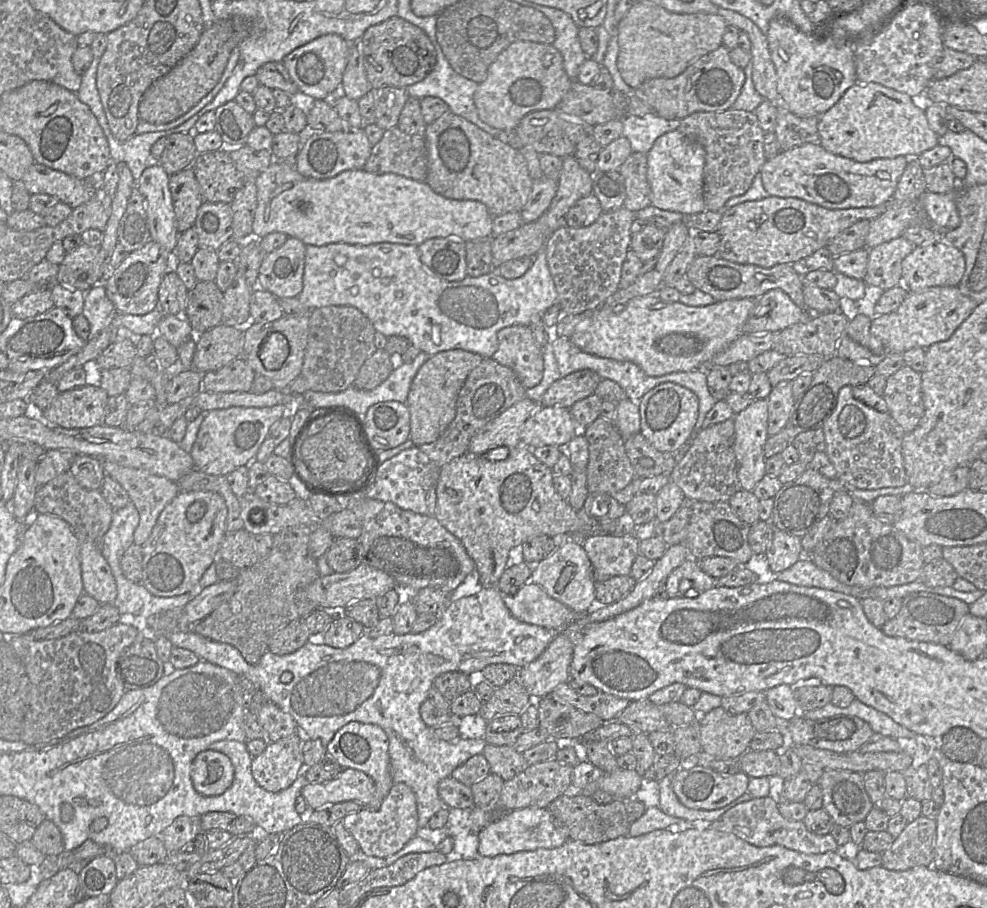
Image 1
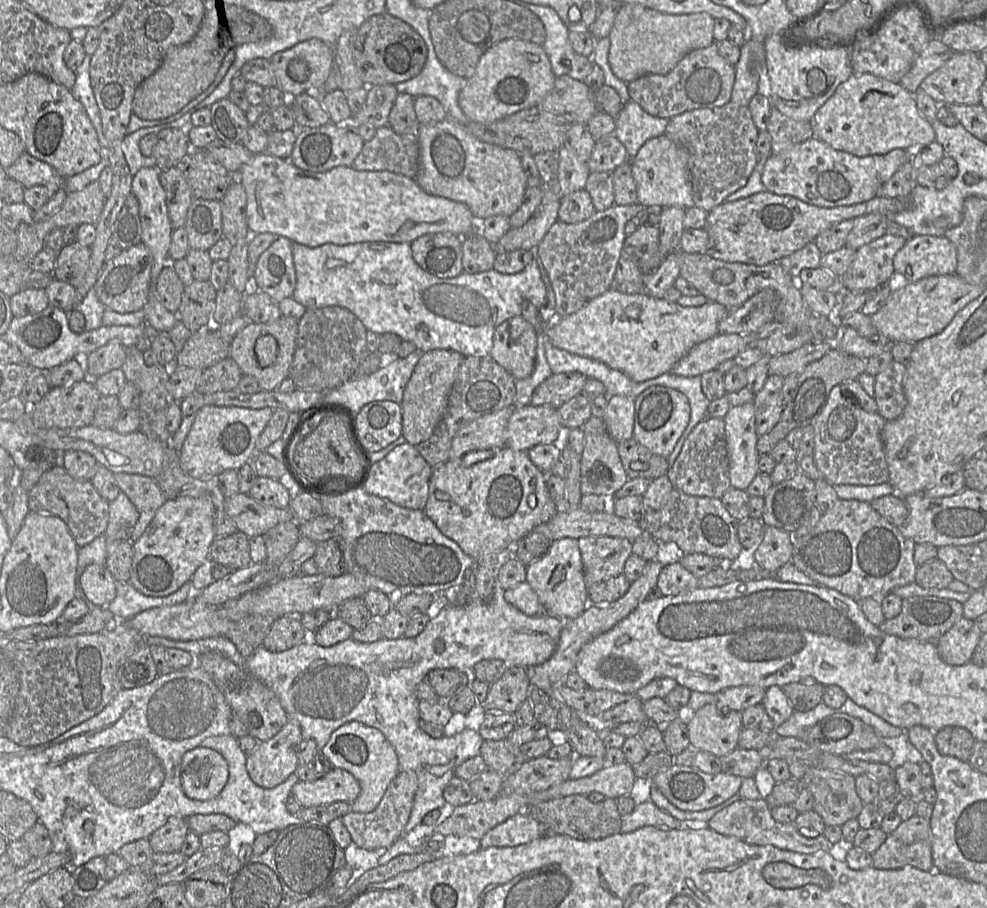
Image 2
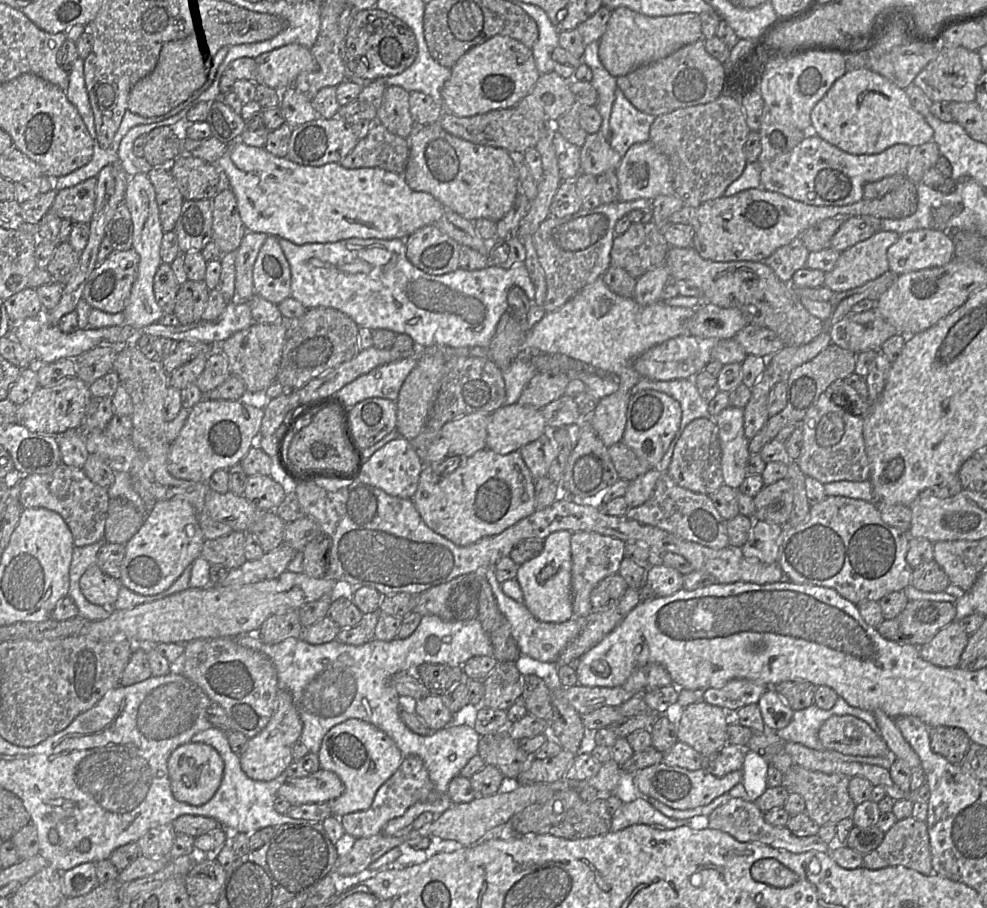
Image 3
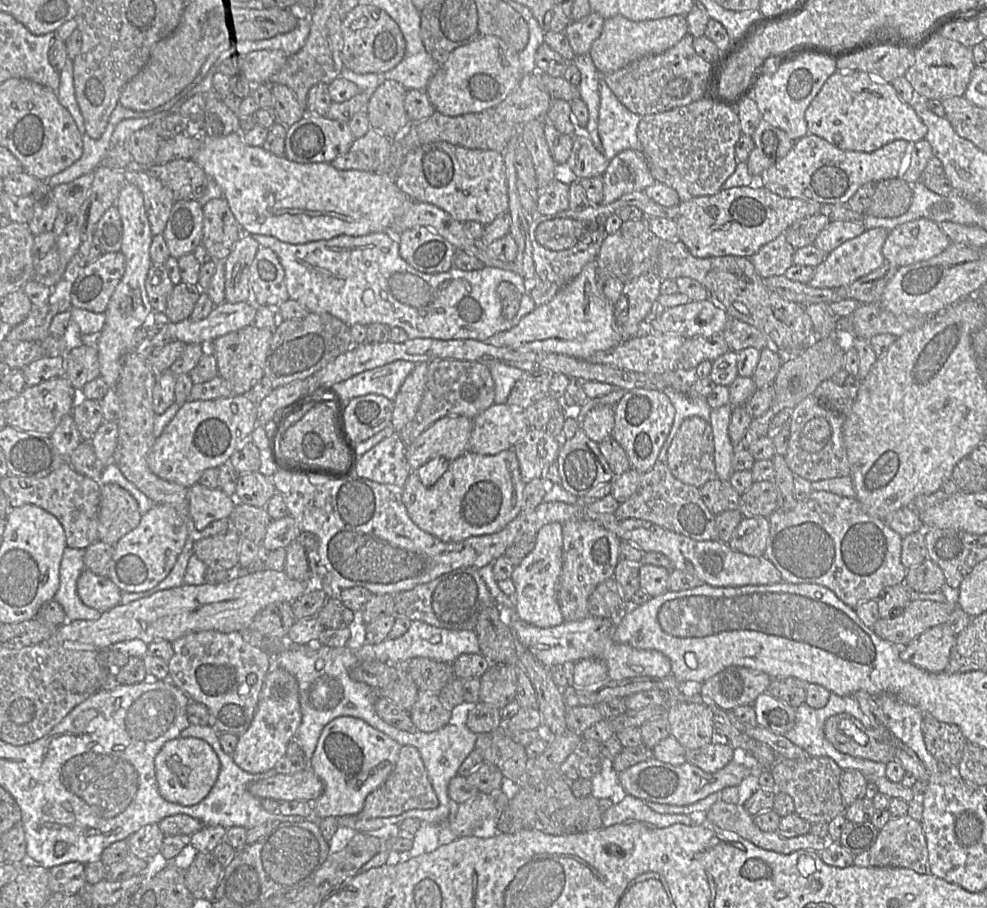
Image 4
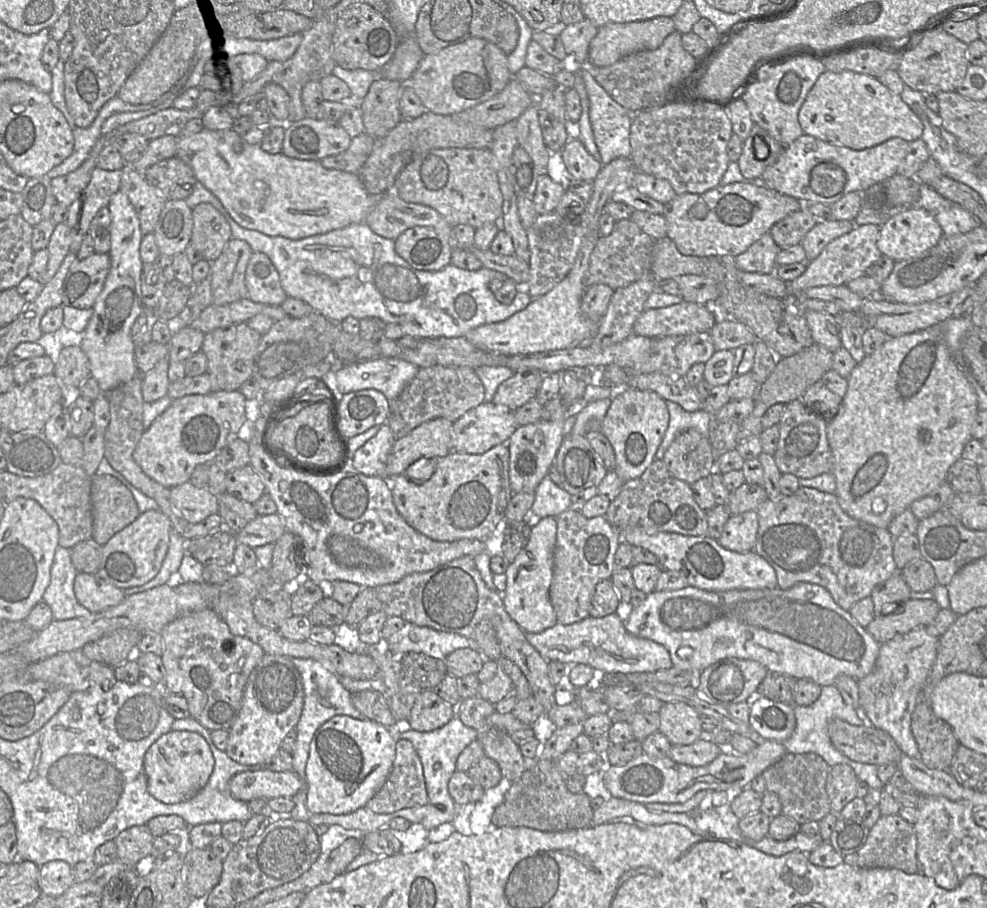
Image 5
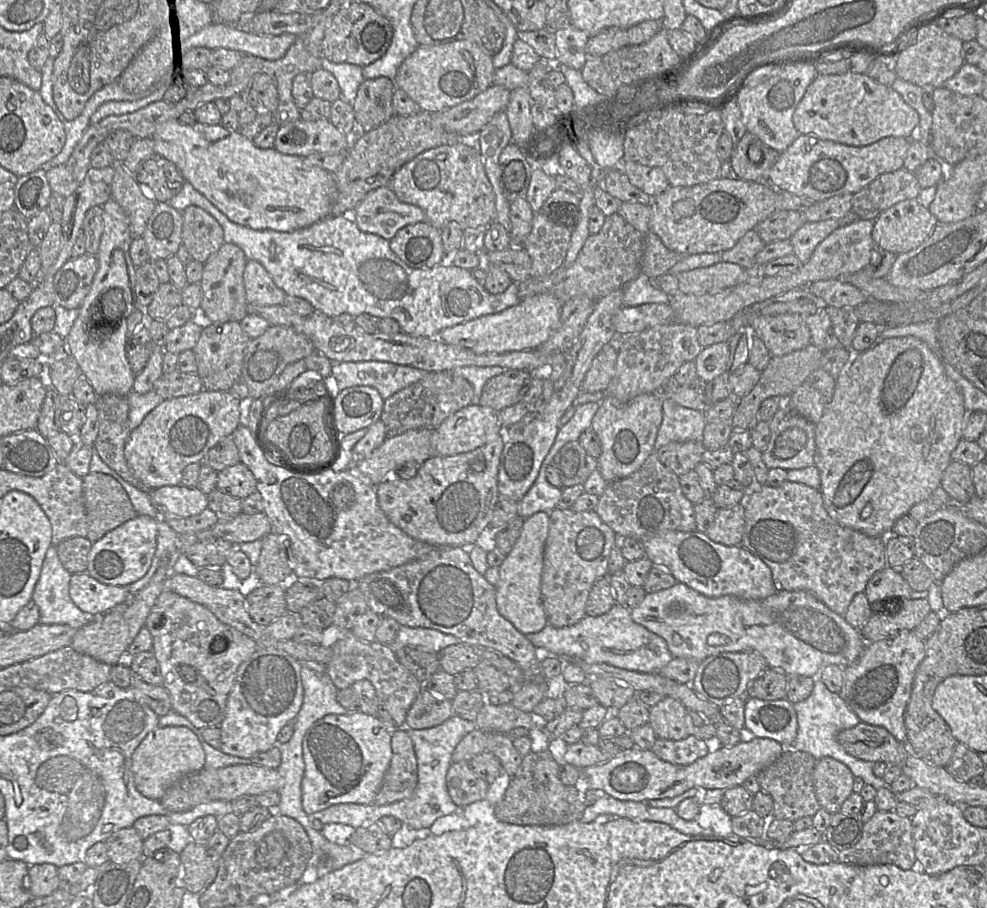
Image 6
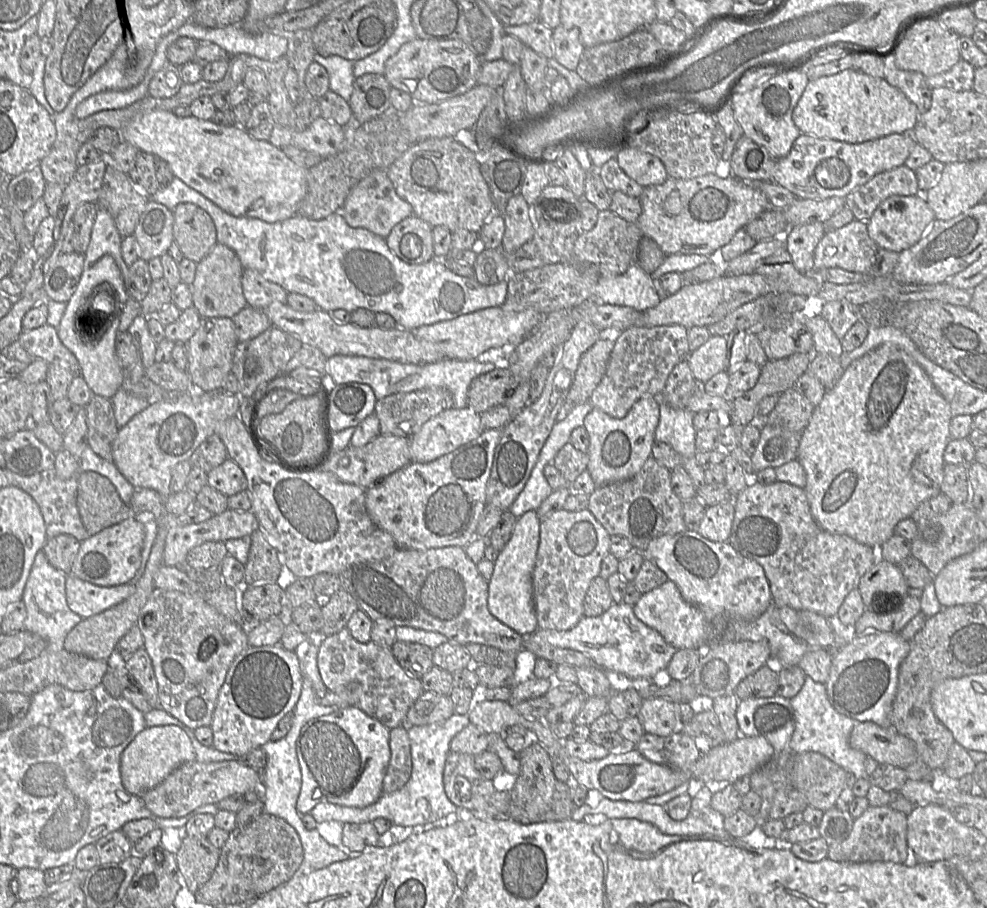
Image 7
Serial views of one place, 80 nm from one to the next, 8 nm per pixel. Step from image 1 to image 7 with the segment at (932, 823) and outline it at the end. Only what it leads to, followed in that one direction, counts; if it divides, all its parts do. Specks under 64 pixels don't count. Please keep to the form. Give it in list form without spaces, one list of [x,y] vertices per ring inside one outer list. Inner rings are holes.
[[[869,806],[854,820],[849,836],[839,844],[831,844],[827,858],[839,862],[894,862],[904,864],[908,858],[907,815],[889,806]]]

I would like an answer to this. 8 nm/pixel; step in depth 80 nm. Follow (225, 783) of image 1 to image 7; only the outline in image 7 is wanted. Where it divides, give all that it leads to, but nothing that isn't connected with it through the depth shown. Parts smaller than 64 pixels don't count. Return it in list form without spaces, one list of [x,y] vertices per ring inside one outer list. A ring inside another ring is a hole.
[[[174,725],[146,727],[124,749],[120,759],[120,773],[124,788],[143,796],[161,783],[178,766],[196,760],[191,739]]]

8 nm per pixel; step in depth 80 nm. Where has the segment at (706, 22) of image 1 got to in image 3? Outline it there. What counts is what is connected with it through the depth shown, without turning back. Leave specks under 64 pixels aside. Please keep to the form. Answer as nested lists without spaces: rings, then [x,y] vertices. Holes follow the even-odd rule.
[[[619,7],[612,11],[605,32],[598,41],[598,55],[605,69],[618,77],[640,65],[664,58],[699,39],[704,39],[699,14],[647,16],[627,7]]]

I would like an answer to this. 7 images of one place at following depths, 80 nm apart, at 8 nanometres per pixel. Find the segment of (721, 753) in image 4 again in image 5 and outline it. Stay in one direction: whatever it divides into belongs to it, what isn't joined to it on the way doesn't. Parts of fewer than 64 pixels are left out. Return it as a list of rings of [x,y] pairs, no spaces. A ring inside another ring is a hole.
[[[698,739],[690,745],[672,745],[668,758],[689,766],[704,766],[711,763],[722,753],[722,749],[716,743]]]

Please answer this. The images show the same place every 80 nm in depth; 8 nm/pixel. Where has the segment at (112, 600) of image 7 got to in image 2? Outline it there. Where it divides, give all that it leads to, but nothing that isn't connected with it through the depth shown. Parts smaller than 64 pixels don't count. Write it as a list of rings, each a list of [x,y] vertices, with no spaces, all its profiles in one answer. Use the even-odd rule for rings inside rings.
[[[90,564],[80,576],[81,589],[96,607],[106,607],[115,598],[115,582],[105,564]]]

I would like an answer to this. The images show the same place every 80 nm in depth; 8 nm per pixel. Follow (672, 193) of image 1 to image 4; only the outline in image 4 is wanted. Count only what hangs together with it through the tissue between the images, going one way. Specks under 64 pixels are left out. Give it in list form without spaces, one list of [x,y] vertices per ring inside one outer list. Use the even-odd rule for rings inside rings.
[[[626,149],[609,160],[603,172],[603,198],[608,204],[626,193],[644,191],[655,179],[641,151]]]

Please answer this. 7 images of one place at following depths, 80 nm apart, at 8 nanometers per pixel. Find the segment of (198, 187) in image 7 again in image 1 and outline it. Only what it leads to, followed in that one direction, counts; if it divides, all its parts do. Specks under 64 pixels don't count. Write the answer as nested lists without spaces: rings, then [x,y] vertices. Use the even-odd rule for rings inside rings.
[[[275,160],[254,182],[257,207],[252,233],[255,238],[282,232],[314,246],[383,242],[418,246],[431,238],[455,237],[468,241],[492,237],[493,216],[482,202],[445,198],[425,182],[393,173],[373,174],[353,169],[318,180],[301,175],[287,161]]]

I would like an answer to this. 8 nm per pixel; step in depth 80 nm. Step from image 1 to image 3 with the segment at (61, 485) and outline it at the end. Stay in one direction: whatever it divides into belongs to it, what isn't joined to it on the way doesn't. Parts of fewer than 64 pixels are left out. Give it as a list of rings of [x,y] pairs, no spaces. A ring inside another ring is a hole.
[[[60,464],[50,473],[24,475],[19,480],[21,506],[44,508],[59,514],[69,528],[76,547],[103,539],[109,500],[107,488],[93,483],[82,469],[74,466]]]

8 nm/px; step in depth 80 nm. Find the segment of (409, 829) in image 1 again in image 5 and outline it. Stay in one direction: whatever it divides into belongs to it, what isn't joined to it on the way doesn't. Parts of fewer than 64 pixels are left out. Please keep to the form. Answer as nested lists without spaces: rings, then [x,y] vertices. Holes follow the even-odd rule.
[[[398,739],[390,775],[365,807],[377,814],[390,814],[427,803],[428,793],[420,757],[409,740]]]

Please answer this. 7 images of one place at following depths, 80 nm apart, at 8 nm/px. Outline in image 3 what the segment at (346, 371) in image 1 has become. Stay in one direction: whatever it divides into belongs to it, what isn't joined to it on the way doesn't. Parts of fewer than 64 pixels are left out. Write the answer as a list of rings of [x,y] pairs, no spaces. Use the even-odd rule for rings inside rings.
[[[309,308],[299,318],[286,321],[286,341],[276,381],[287,391],[300,389],[324,371],[351,360],[361,350],[359,326],[339,310]]]

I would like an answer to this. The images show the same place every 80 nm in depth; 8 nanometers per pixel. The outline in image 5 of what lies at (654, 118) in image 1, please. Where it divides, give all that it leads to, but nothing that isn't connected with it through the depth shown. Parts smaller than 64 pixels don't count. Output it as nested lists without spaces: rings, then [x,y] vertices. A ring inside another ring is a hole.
[[[578,68],[585,84],[585,89],[589,99],[589,121],[592,128],[594,140],[601,156],[601,164],[605,165],[620,157],[629,157],[631,154],[630,126],[634,114],[622,105],[617,103],[594,79],[591,68]]]

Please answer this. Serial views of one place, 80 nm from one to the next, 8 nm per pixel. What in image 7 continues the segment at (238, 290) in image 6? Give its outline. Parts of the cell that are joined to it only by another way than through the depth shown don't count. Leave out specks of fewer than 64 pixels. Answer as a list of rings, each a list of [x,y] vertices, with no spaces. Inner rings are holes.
[[[218,243],[197,264],[190,289],[193,307],[201,318],[232,318],[248,306],[242,291],[243,271],[244,268],[234,251]]]

